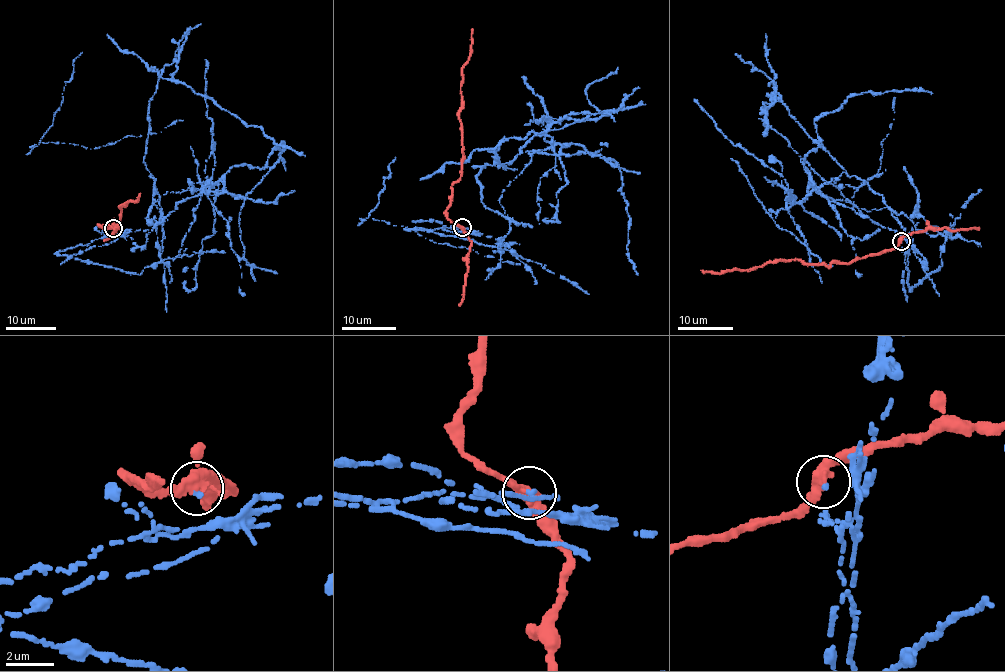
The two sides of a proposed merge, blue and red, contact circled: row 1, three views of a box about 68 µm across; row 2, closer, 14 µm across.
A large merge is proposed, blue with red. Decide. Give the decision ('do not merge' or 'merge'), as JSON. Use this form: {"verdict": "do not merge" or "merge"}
{"verdict": "do not merge"}

